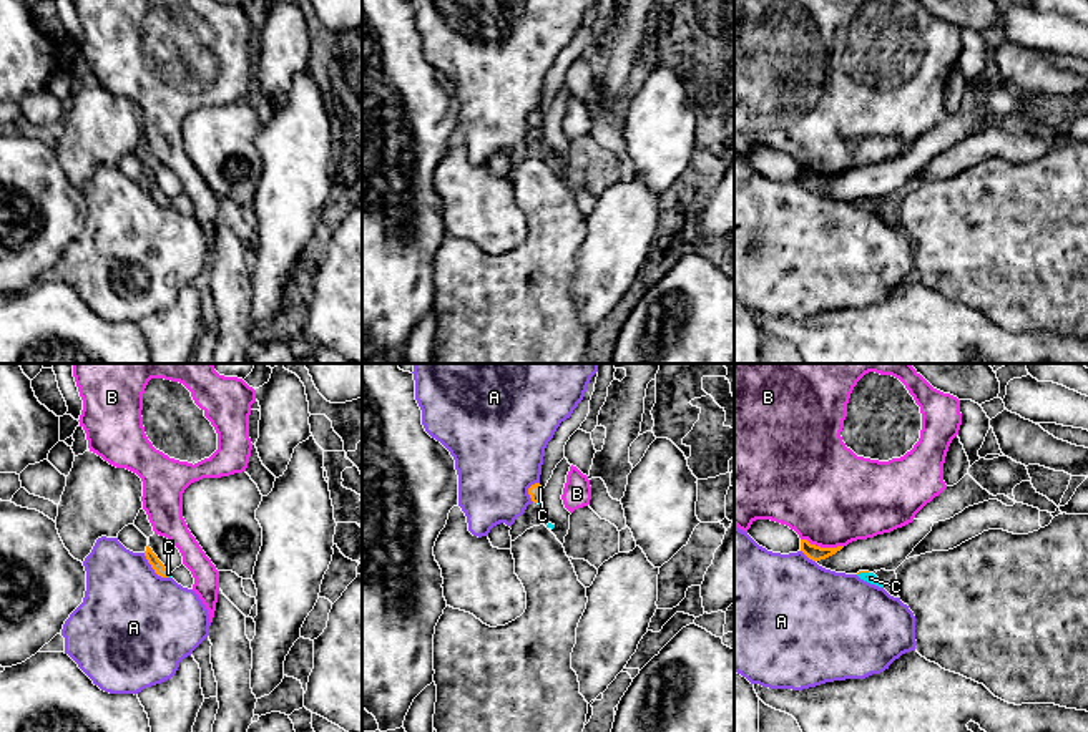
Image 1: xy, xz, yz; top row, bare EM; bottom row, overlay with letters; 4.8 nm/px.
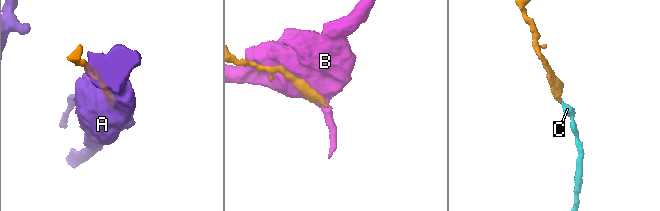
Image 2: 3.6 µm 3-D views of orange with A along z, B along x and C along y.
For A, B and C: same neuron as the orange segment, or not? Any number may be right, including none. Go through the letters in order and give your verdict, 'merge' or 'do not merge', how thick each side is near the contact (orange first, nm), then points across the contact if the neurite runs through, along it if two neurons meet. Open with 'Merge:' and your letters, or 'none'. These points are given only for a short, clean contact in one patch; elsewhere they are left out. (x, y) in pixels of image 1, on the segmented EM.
Merge: C
A: do not merge | 60/460 nm
B: do not merge | 80/460 nm
C: merge | 60/20 nm | across xz (534, 490), (539, 495), (540, 488)

